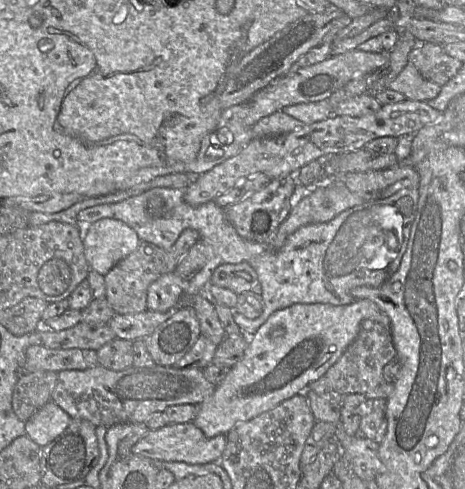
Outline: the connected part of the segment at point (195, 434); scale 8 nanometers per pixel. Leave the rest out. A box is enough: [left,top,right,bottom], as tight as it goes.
[132,422,226,464]

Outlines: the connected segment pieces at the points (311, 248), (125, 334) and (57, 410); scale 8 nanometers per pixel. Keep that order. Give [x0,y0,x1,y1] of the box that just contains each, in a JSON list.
[[77,187,418,337],[108,309,169,341],[25,401,71,447]]

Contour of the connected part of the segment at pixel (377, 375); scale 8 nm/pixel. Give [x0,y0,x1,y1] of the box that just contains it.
[325,313,397,400]

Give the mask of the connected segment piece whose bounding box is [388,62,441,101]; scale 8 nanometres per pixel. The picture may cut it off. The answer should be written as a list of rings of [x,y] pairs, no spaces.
[[[407,62],[388,89],[402,93],[409,100],[429,101],[439,94],[441,86],[424,78],[414,64]]]

